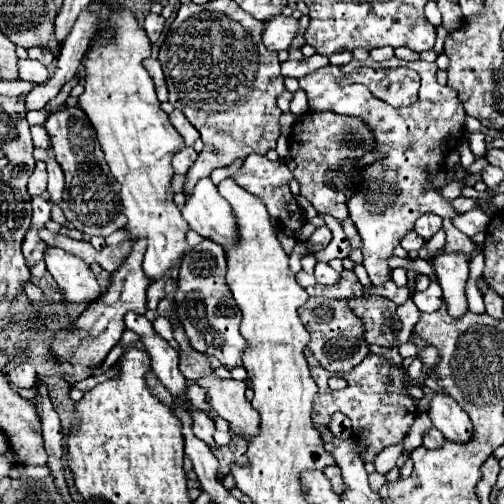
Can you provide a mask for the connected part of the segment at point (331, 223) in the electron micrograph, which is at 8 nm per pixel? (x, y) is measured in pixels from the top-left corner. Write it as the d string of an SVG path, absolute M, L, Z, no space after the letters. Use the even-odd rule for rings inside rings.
M320 215L320 217L322 217L322 219L326 221L326 225L330 227L330 231L332 231L334 239L332 239L332 243L330 243L326 249L322 249L322 251L314 253L316 261L320 261L320 263L328 263L328 261L332 261L334 257L344 259L344 257L350 253L350 243L348 243L348 239L344 237L344 233L342 233L342 227L340 227L338 219L334 219L332 215Z

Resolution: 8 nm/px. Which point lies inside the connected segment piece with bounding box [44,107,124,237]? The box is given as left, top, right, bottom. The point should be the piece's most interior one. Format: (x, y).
(91, 197)

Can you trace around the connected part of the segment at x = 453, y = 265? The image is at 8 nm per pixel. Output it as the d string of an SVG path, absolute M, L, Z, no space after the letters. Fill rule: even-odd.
M442 251L432 259L432 267L444 291L448 313L452 313L452 317L460 317L460 313L466 313L468 309L464 295L464 287L468 281L468 257L464 253Z

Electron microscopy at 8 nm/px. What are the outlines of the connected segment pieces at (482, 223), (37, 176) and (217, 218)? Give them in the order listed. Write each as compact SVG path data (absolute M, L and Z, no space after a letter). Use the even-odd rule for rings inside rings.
M472 209L472 211L456 217L452 223L462 233L472 238L479 232L486 232L490 223L490 217L482 209Z
M36 161L36 169L28 181L28 193L30 195L42 195L44 191L46 191L46 163Z
M206 177L200 179L186 203L180 207L182 217L188 221L190 229L206 239L220 245L228 245L236 239L236 223L232 217L232 207L224 197L220 197L216 185Z

